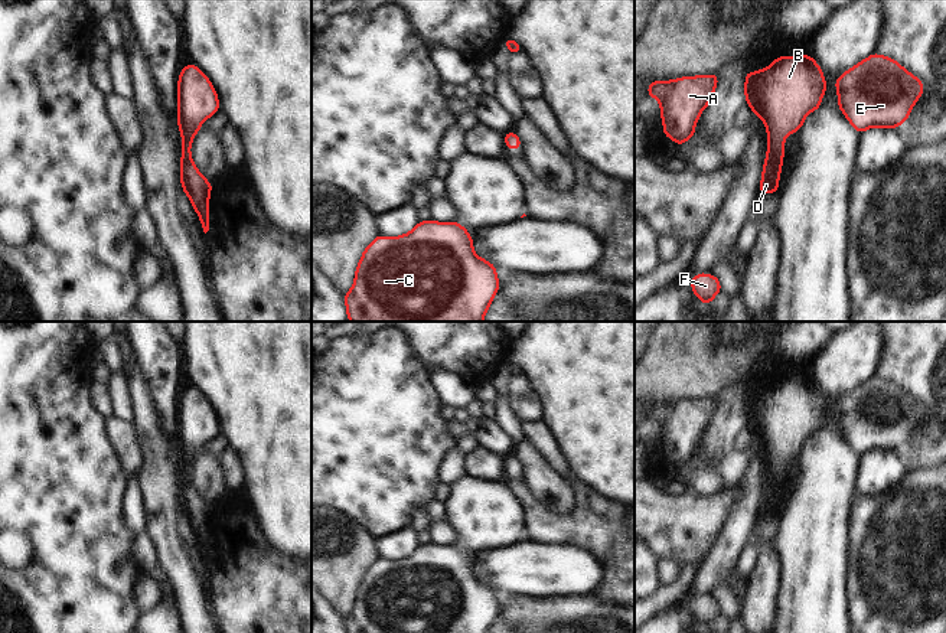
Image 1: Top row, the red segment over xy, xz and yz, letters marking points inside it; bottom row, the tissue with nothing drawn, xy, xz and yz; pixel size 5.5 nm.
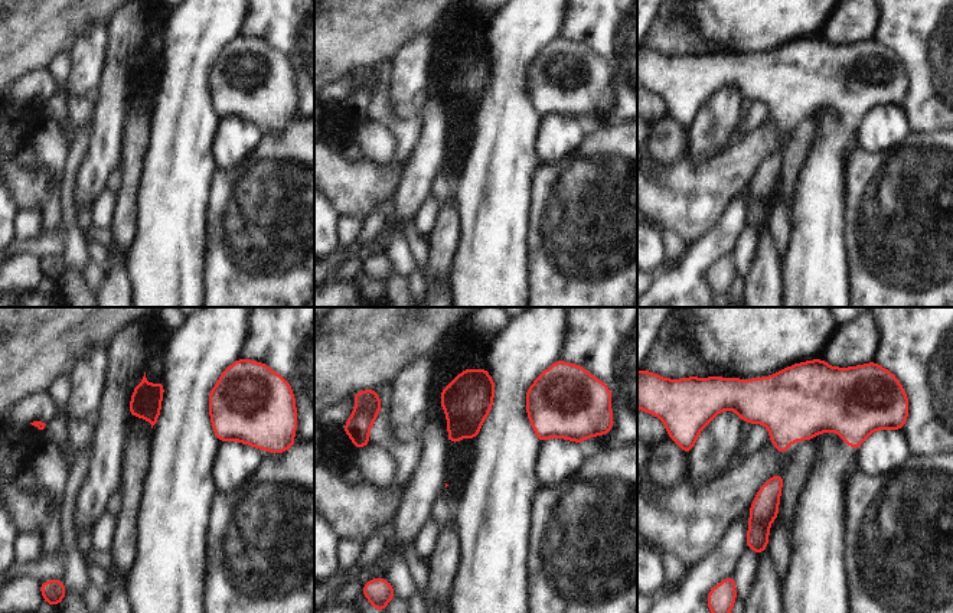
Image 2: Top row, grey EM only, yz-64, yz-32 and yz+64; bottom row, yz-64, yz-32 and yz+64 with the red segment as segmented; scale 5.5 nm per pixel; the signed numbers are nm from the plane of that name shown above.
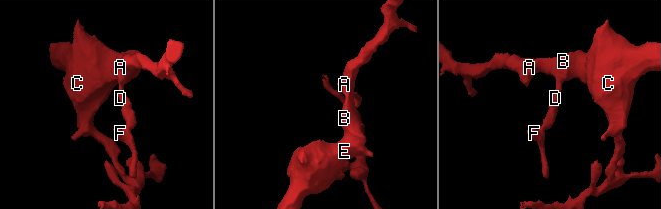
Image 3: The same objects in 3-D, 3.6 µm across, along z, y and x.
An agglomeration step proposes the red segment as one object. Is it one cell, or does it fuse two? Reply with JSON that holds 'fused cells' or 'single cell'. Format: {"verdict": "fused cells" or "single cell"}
{"verdict": "single cell"}

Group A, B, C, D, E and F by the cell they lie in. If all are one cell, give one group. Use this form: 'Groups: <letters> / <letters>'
Groups: A B C D E F.

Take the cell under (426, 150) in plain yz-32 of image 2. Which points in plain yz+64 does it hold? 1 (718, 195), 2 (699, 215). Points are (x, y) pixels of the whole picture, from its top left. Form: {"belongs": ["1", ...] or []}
{"belongs": []}

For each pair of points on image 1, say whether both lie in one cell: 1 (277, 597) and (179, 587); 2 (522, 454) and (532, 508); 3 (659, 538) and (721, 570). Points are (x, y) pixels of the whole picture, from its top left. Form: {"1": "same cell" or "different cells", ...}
{"1": "different cells", "2": "different cells", "3": "different cells"}

